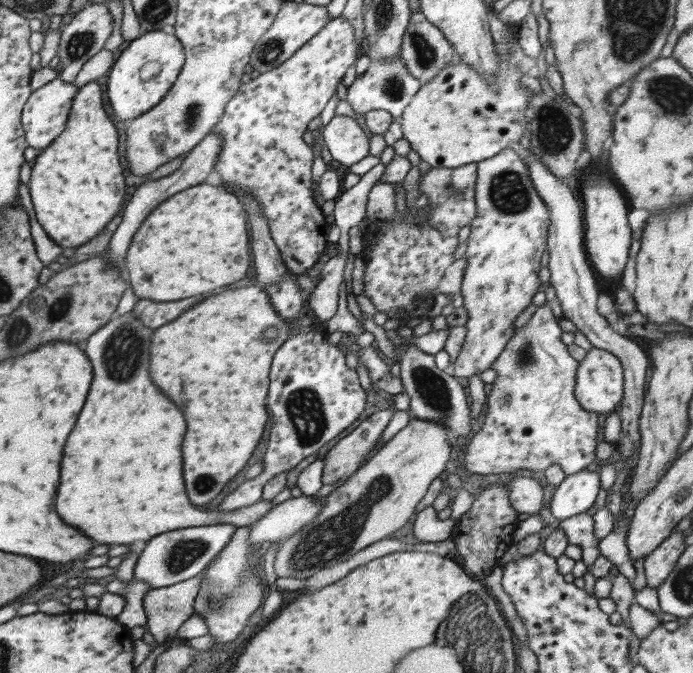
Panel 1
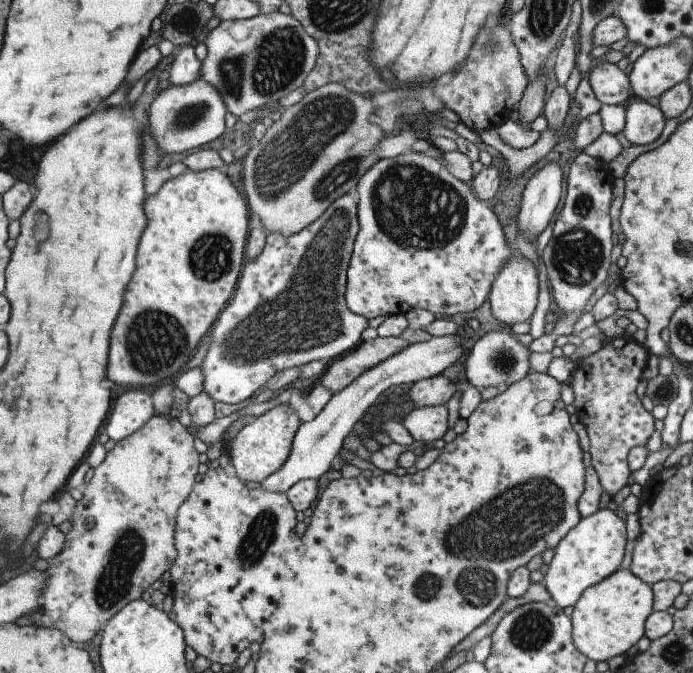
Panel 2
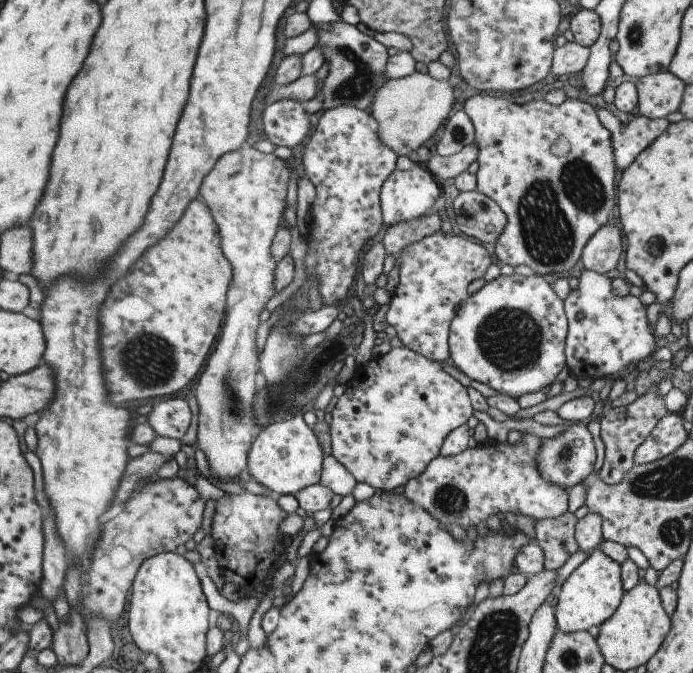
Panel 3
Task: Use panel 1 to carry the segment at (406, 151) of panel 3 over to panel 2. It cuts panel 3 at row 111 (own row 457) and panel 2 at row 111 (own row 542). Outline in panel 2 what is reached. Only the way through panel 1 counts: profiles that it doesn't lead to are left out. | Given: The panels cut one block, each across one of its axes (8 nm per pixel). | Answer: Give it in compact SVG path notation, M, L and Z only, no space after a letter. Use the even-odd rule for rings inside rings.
M336 83L314 89L304 95L299 103L280 109L280 119L267 128L257 144L255 158L258 159L258 174L255 182L258 192L246 192L250 215L263 224L268 234L278 233L289 237L299 233L320 218L339 196L357 190L358 180L374 162L378 162L374 146L385 138L381 128L368 120L375 109L369 98L350 92L345 85Z

